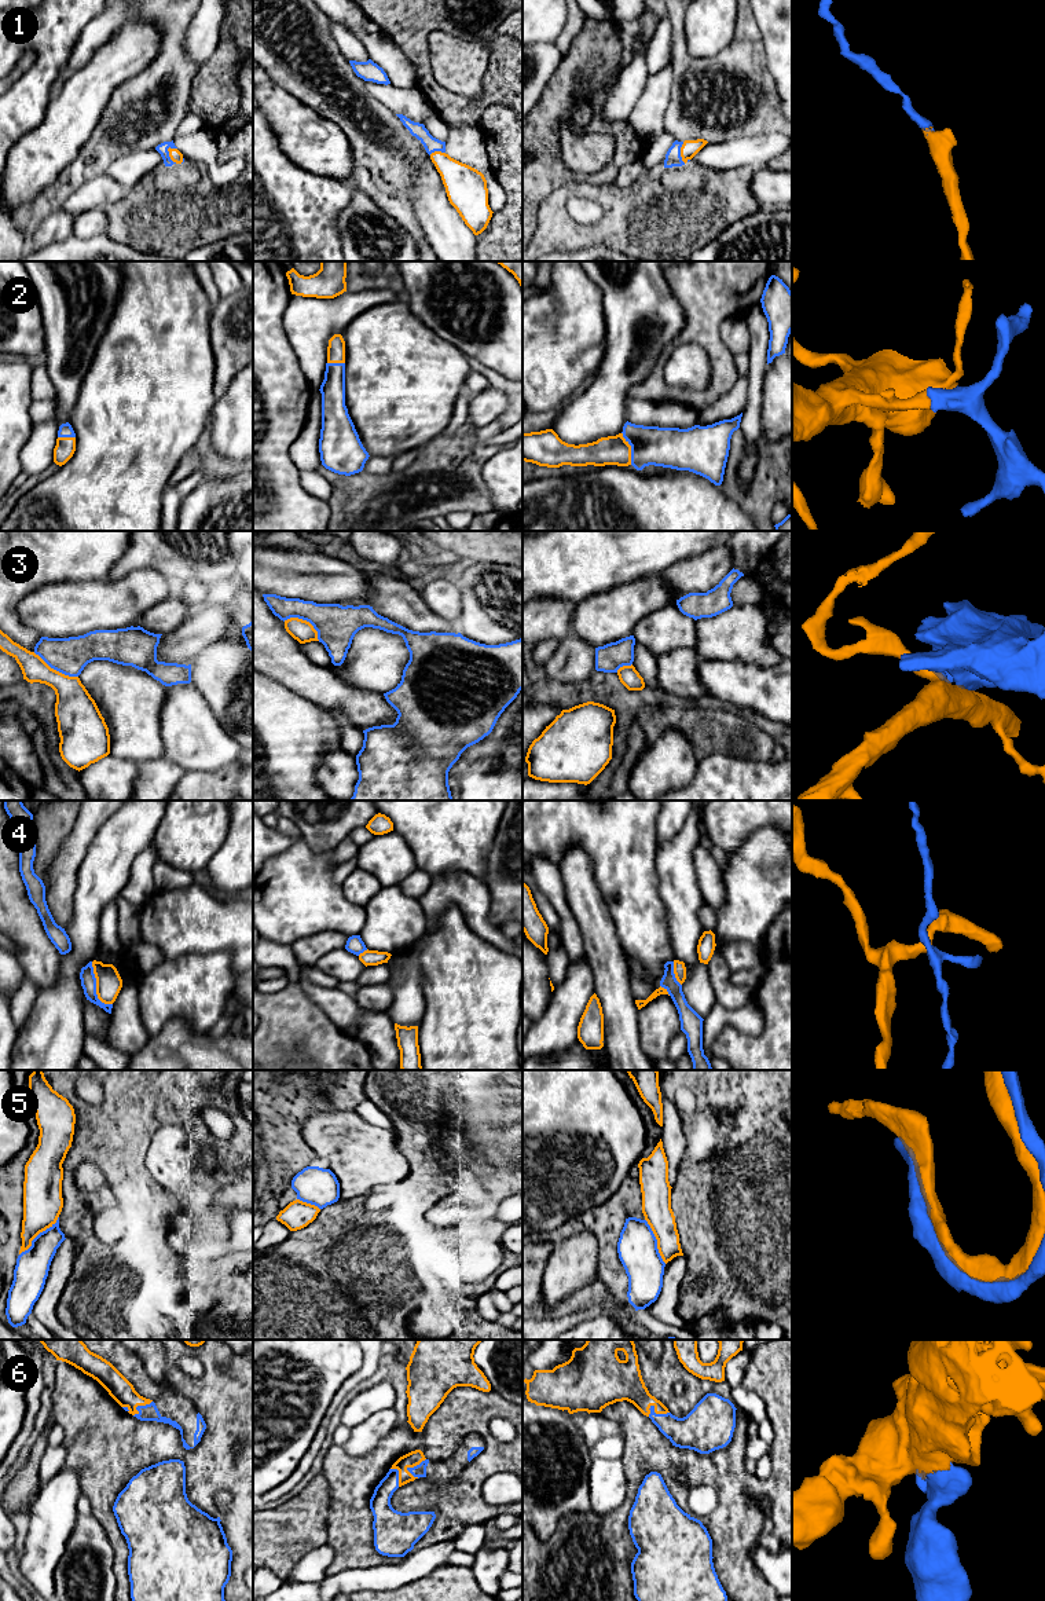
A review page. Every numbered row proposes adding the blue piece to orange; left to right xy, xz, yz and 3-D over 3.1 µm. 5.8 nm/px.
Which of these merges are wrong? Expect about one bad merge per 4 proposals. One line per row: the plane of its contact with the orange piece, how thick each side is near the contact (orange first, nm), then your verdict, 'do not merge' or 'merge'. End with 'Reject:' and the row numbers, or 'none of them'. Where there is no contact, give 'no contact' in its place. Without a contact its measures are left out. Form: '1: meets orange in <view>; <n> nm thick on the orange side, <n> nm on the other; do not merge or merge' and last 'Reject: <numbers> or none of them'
1: meets orange in yz; 100 nm thick on the orange side, 100 nm on the other; merge
2: meets orange in yz; 180 nm thick on the orange side, 240 nm on the other; merge
3: meets orange in xy; 240 nm thick on the orange side, 220 nm on the other; do not merge
4: meets orange in xy; 150 nm thick on the orange side, 90 nm on the other; do not merge
5: meets orange in xy; 240 nm thick on the orange side, 190 nm on the other; merge
6: meets orange in yz; 190 nm thick on the orange side, 220 nm on the other; merge
Reject: 3, 4

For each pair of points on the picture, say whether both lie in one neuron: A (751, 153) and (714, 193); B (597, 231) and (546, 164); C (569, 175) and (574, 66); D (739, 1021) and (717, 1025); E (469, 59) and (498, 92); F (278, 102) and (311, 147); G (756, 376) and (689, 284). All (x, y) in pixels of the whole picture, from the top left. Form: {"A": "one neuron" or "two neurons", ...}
{"A": "two neurons", "B": "two neurons", "C": "one neuron", "D": "one neuron", "E": "two neurons", "F": "one neuron", "G": "two neurons"}

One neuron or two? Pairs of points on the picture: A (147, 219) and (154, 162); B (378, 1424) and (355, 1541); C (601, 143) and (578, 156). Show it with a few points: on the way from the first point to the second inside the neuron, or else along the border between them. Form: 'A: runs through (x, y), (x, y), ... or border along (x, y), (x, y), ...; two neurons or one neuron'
A: border along (158, 172), (143, 175), (128, 190); two neurons
B: border along (396, 1427), (365, 1454), (351, 1455), (343, 1447); two neurons
C: runs through (596, 149), (583, 151); one neuron

